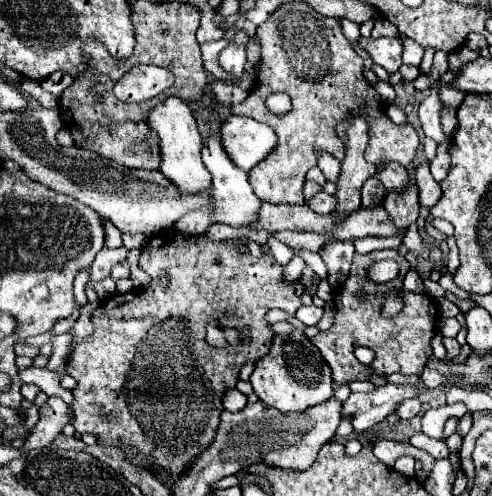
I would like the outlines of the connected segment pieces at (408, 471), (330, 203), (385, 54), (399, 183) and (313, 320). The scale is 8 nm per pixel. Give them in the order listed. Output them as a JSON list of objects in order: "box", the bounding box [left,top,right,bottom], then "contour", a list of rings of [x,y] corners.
[{"box":[393,457,415,475],"contour":[[[401,457],[395,461],[393,469],[403,473],[403,475],[413,475],[413,465],[415,465],[415,459],[413,457]]]},{"box":[309,191,337,215],"contour":[[[319,191],[317,197],[311,199],[311,203],[309,203],[309,207],[311,207],[315,213],[319,213],[319,215],[327,215],[327,213],[331,213],[331,211],[335,209],[335,205],[337,205],[335,195],[331,197],[331,195],[327,195],[325,191]]]},{"box":[361,37,403,73],"contour":[[[363,37],[361,49],[371,57],[373,63],[381,65],[387,73],[395,73],[401,65],[403,45],[401,39],[397,37],[379,37],[379,39]]]},{"box":[375,163,409,193],"contour":[[[389,163],[389,165],[387,165],[383,171],[379,171],[375,177],[385,185],[387,191],[395,191],[395,193],[407,189],[407,185],[409,185],[409,173],[407,173],[407,169],[405,169],[403,165],[399,165],[399,163]]]},{"box":[295,305,323,325],"contour":[[[301,305],[295,313],[295,317],[305,325],[317,325],[321,315],[323,315],[323,309],[317,305]]]}]

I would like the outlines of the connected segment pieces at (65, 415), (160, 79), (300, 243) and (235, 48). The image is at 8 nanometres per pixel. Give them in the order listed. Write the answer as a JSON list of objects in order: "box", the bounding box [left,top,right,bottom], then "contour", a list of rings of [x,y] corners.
[{"box":[21,399,71,451],"contour":[[[49,399],[41,409],[39,409],[39,423],[35,425],[33,433],[29,433],[27,443],[23,445],[21,451],[33,451],[39,447],[51,445],[51,441],[63,431],[67,423],[71,423],[71,411],[69,405],[63,399]]]},{"box":[115,65,173,101],"contour":[[[135,65],[115,83],[115,97],[121,101],[147,101],[173,85],[171,71],[155,65]]]},{"box":[269,231,333,251],"contour":[[[279,231],[279,233],[269,235],[269,237],[277,237],[279,241],[283,241],[283,235],[285,235],[285,243],[287,243],[287,247],[293,247],[293,249],[309,249],[309,251],[321,251],[321,247],[325,245],[325,241],[333,239],[331,235],[289,233],[289,231]]]},{"box":[219,45,245,79],"contour":[[[227,45],[221,53],[219,53],[219,65],[229,73],[229,77],[239,79],[245,71],[245,47],[243,45]]]}]

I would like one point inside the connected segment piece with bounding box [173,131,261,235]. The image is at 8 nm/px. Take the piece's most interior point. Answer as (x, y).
(233, 202)

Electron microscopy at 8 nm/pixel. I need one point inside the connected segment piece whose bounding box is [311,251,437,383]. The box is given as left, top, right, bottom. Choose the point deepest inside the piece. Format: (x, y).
(402, 344)

